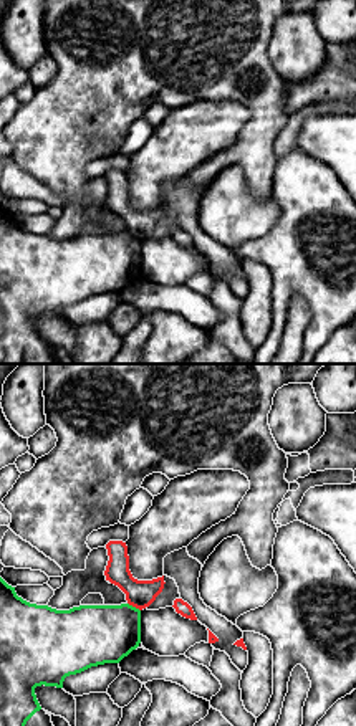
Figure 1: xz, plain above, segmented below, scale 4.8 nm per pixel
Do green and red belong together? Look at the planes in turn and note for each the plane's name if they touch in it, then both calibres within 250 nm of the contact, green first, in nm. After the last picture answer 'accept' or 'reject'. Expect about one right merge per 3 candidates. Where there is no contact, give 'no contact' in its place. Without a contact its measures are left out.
contact in xz; calibres 300 and 140 nm

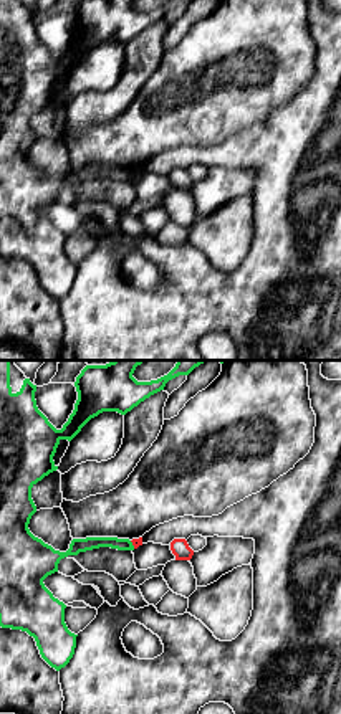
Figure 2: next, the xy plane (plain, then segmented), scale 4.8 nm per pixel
contact in xy; calibres 60 and 50 nm

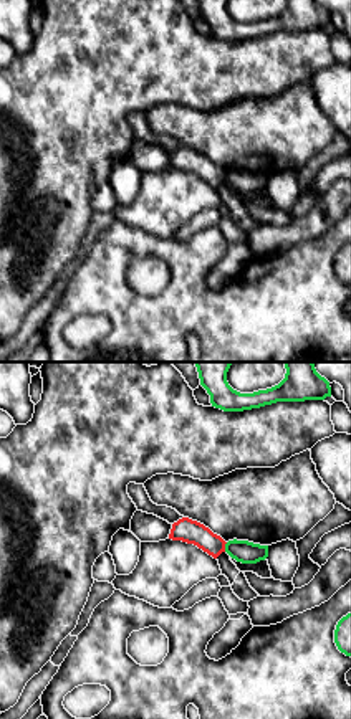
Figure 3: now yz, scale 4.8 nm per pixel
contact in yz; calibres 110 and 120 nm

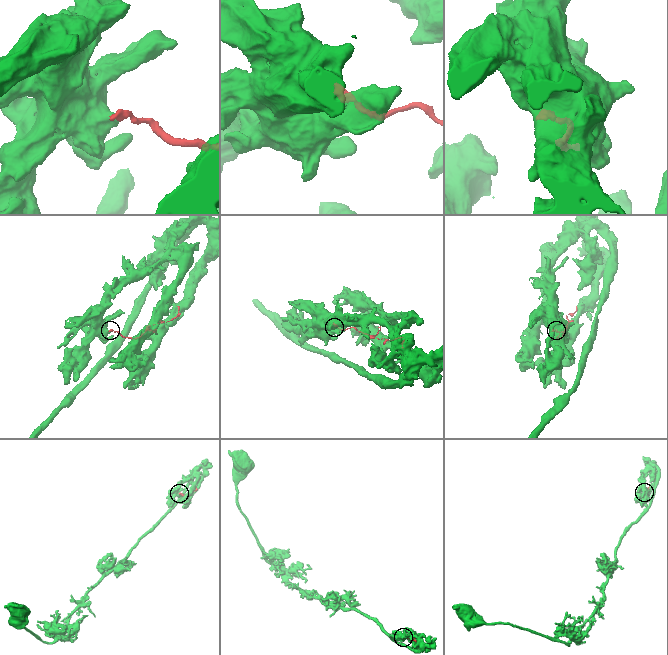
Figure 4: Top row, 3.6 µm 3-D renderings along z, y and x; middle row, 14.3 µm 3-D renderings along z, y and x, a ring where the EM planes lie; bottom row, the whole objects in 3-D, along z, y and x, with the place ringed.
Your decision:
reject

